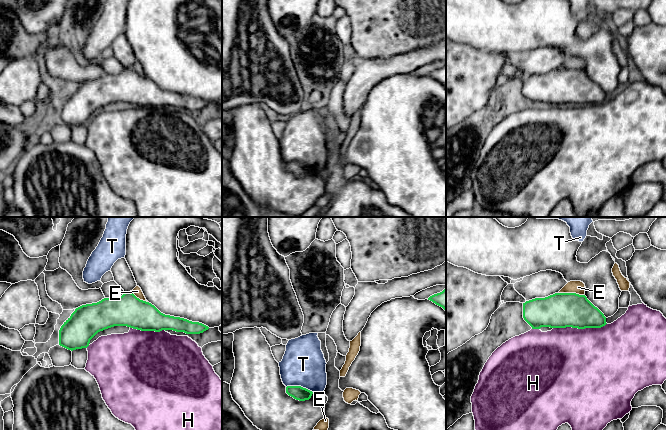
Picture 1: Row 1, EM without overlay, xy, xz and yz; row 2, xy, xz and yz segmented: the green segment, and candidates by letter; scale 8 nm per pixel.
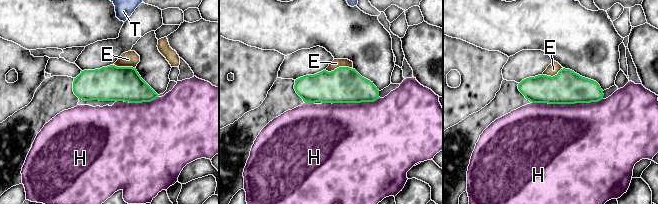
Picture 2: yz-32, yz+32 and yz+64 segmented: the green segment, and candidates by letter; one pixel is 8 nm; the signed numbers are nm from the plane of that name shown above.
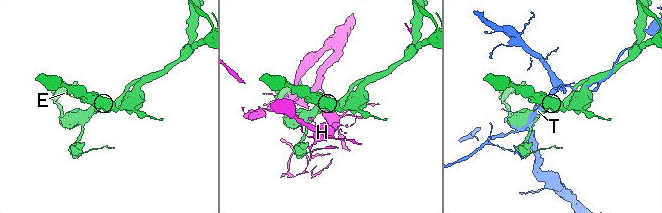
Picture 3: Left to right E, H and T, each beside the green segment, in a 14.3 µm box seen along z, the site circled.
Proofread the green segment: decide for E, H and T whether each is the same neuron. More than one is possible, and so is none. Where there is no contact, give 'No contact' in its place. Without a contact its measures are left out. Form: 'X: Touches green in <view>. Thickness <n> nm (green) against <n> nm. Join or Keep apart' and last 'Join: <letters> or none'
E: Touches green in yz. Thickness 280 nm (green) against 110 nm. Keep apart
H: Touches green in yz. Thickness 280 nm (green) against 500 nm. Keep apart
T: Touches green in xz. Thickness 110 nm (green) against 340 nm. Keep apart
Join: none

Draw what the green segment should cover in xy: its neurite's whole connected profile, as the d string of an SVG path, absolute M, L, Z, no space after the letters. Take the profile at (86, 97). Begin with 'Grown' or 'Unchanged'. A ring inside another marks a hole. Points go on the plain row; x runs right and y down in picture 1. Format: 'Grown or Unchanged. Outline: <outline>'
Unchanged. Outline: M124 68L118 74L104 74L97 79L86 80L76 84L59 106L59 121L71 127L87 124L90 116L98 108L114 102L127 102L141 107L155 108L173 106L186 110L200 110L209 105L208 102L199 98L165 91L151 79L140 76L131 68Z

